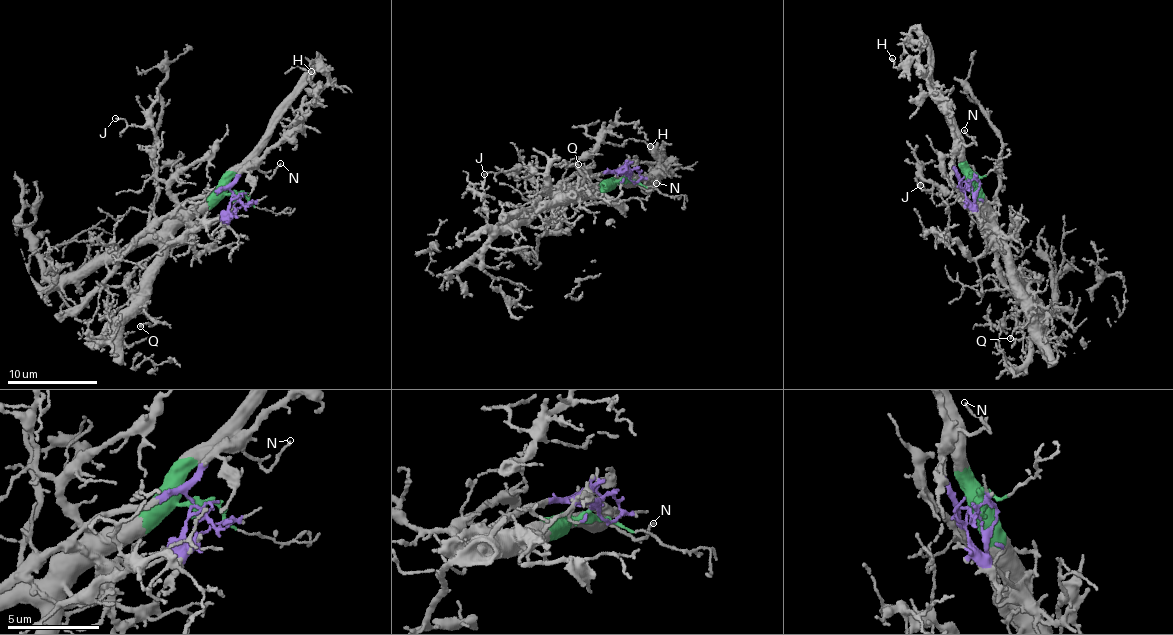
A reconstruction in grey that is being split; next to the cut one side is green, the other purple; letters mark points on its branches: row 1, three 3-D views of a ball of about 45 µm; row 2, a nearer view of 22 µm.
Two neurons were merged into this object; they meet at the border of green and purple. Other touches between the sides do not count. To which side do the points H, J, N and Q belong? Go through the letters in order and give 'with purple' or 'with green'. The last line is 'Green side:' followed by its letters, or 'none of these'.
H: with purple
J: with green
N: with purple
Q: with green
Green side: J, Q

